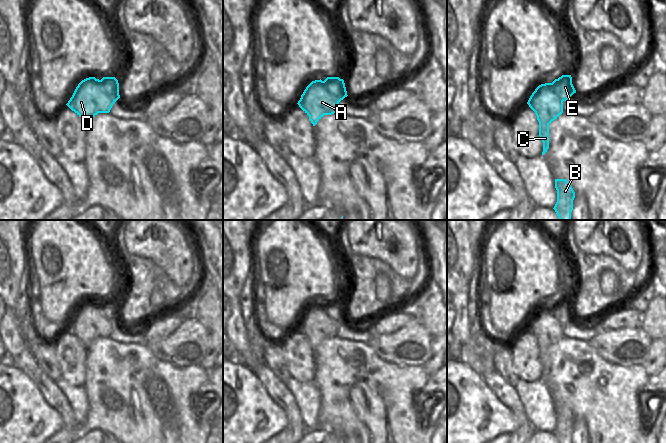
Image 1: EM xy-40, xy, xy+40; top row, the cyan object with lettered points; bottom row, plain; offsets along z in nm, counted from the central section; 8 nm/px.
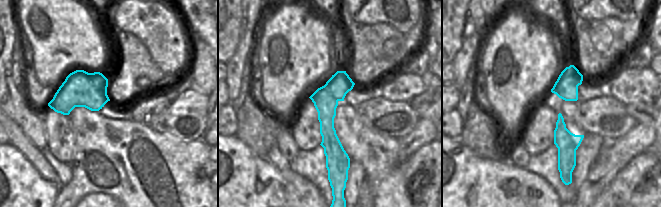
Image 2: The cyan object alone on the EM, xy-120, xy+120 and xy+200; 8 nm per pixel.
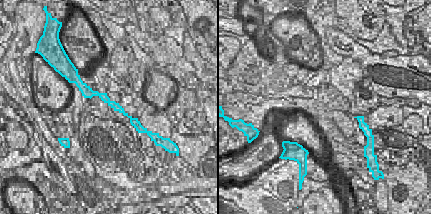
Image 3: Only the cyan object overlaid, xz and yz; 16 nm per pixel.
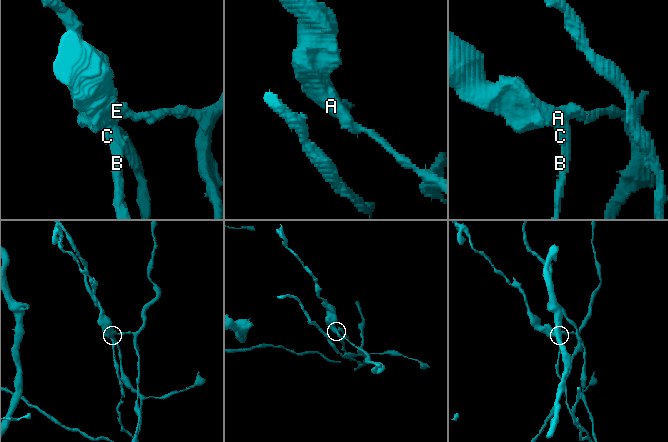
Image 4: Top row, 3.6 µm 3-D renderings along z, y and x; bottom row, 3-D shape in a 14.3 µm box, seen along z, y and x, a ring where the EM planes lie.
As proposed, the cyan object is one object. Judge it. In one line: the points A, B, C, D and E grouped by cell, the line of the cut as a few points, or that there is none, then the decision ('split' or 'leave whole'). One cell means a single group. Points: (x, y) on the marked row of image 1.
A B C D / E; cut in xy-40 along (99, 80), (100, 87), (106, 94), (112, 97), (119, 96); split

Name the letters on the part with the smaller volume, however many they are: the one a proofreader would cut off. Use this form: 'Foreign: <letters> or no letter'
Foreign: E

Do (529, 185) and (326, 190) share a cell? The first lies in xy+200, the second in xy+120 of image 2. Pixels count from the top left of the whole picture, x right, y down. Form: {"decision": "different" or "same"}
{"decision": "different"}

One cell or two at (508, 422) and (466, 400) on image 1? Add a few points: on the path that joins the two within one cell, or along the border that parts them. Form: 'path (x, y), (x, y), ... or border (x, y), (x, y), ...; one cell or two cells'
path (497, 411), (487, 400), (477, 400); one cell

